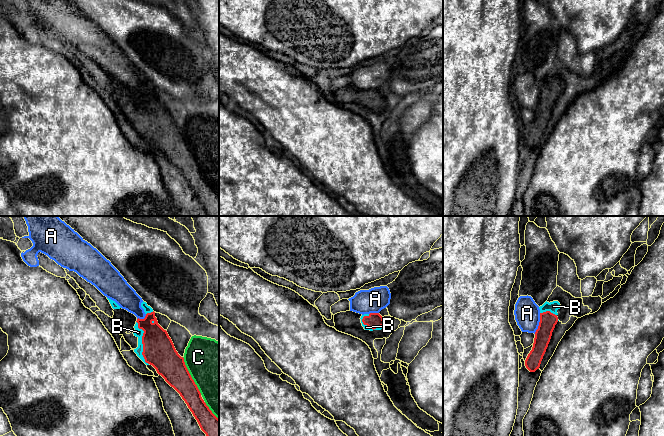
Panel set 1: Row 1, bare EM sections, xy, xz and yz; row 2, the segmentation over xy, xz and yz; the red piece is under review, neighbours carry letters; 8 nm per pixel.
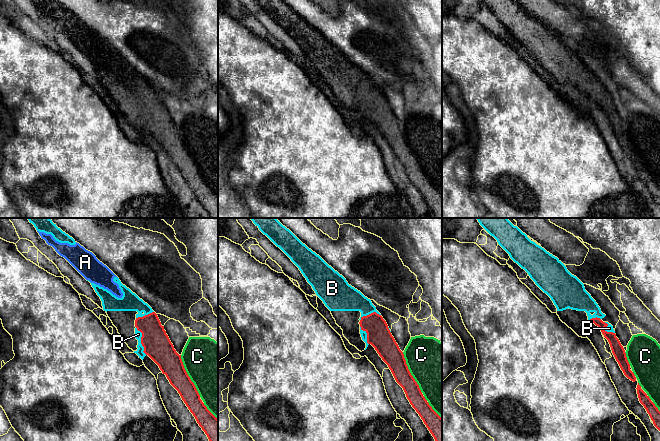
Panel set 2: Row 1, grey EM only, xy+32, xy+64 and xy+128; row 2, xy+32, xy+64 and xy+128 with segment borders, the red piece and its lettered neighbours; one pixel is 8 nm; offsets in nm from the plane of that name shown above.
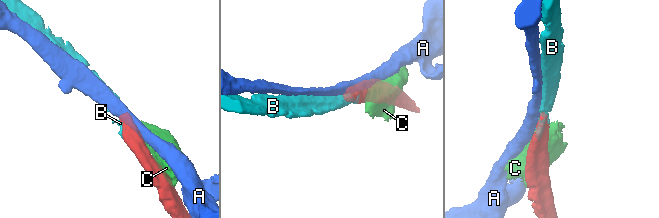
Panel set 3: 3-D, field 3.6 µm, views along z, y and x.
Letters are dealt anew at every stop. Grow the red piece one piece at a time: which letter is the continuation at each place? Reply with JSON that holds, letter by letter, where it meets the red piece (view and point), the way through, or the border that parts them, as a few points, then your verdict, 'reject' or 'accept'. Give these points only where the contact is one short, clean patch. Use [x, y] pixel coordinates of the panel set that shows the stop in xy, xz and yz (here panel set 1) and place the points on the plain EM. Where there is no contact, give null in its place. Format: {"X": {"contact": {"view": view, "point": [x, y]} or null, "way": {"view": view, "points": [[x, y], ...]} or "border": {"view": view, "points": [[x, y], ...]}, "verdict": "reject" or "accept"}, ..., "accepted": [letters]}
{"A": {"contact": {"view": "yz", "point": [539, 99]}, "border": {"view": "yz", "points": [[540, 89], [539, 101], [534, 109]]}, "verdict": "reject"}, "B": {"contact": {"view": "xy", "point": [142, 118]}, "verdict": "accept"}, "C": {"contact": {"view": "xy", "point": [190, 152]}, "verdict": "reject"}, "accepted": ["B"]}

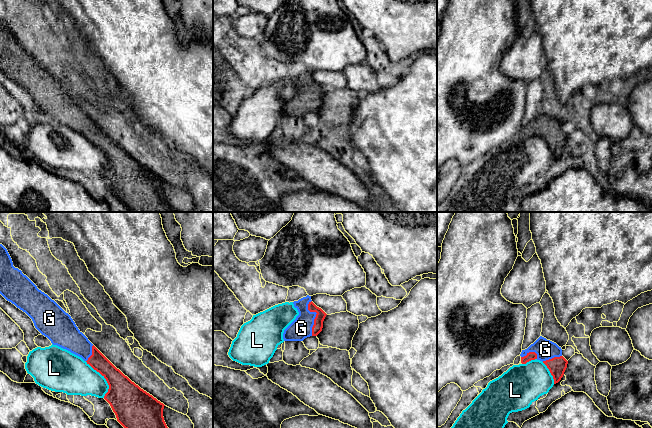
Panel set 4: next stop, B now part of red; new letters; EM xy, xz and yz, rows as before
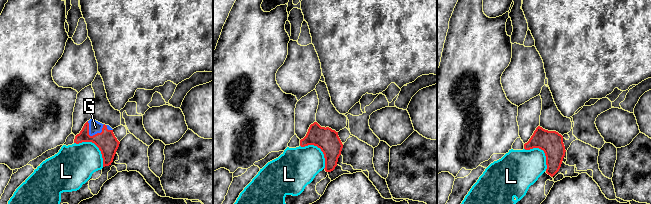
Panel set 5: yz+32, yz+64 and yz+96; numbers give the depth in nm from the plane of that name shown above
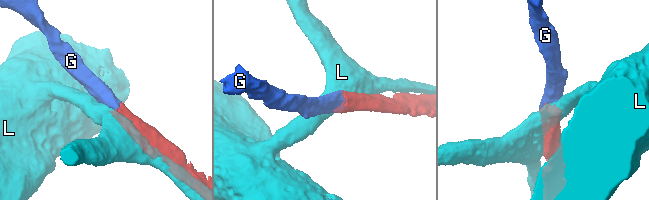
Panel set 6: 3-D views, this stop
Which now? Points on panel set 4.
{"G": {"contact": {"view": "xz", "point": [316, 92]}, "way": {"view": "xz", "points": [[320, 92], [316, 92], [301, 104]]}, "verdict": "accept"}, "L": {"contact": {"view": "xy", "point": [104, 153]}, "verdict": "reject"}, "accepted": ["G"]}

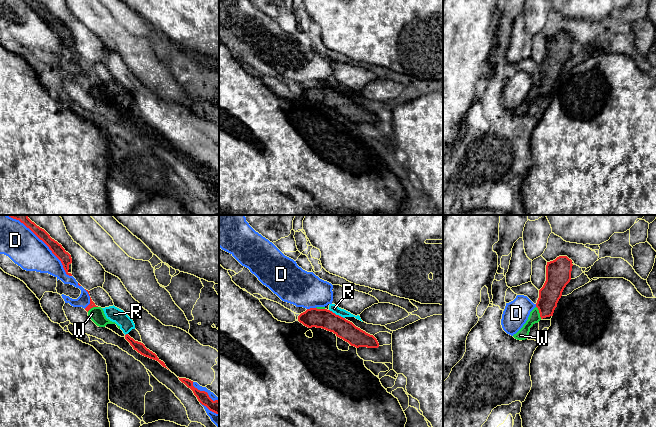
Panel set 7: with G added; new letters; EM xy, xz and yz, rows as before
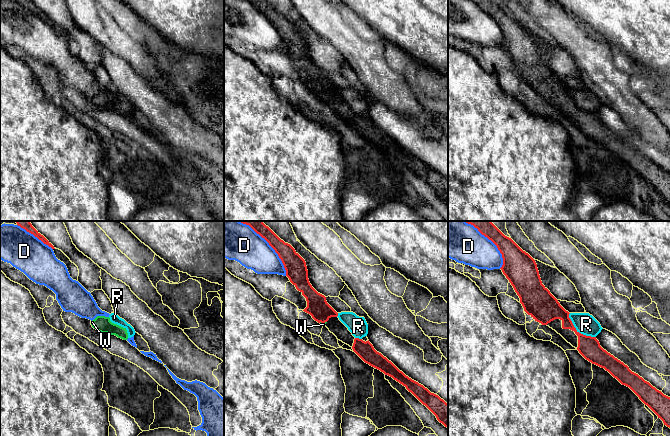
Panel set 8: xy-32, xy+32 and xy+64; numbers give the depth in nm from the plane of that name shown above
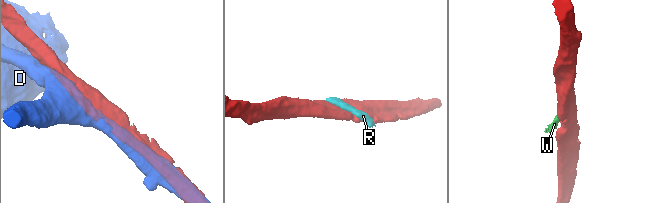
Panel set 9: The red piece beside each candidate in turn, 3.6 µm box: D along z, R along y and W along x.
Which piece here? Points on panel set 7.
{"D": {"contact": {"view": "xy", "point": [50, 25]}, "verdict": "reject"}, "R": {"contact": {"view": "xz", "point": [337, 91]}, "verdict": "reject"}, "W": {"contact": {"view": "yz", "point": [539, 88]}, "border": {"view": "yz", "points": [[536, 82], [541, 94]]}, "verdict": "reject"}, "accepted": []}

